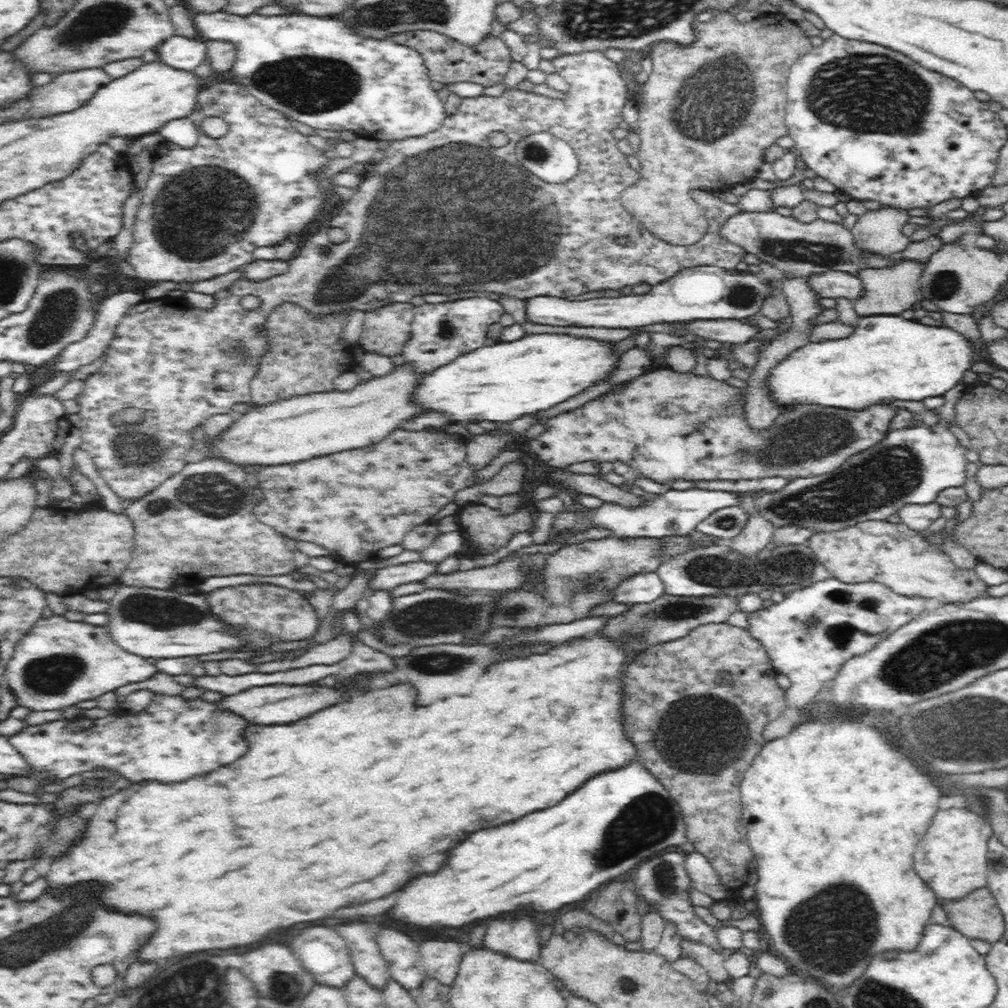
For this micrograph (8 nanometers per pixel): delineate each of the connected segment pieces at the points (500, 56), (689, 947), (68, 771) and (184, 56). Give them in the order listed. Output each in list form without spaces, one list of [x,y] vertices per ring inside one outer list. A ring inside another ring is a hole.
[[[421,30],[394,33],[389,36],[388,40],[416,50],[424,59],[430,81],[444,84],[455,85],[461,82],[471,82],[480,84],[484,88],[490,88],[503,84],[506,74],[510,72],[510,64],[512,64],[508,44],[502,40],[502,36],[492,34],[491,31],[488,32],[488,36],[478,41],[478,44],[463,44],[462,41],[454,40],[444,34]]]
[[[681,940],[680,946],[682,956],[695,960],[700,966],[703,966],[714,982],[725,983],[731,979],[730,974],[724,967],[727,956],[722,952],[718,953],[717,950],[709,946],[703,946],[699,942],[683,942]]]
[[[153,694],[150,704],[136,714],[98,719],[65,718],[29,725],[24,732],[8,740],[26,757],[36,773],[48,771],[64,779],[82,772],[110,770],[130,780],[131,784],[180,784],[216,772],[248,754],[250,742],[246,732],[256,724],[240,713],[198,697],[188,700],[180,695]]]
[[[172,36],[154,49],[158,60],[174,71],[193,73],[206,60],[206,44],[200,37],[195,39]]]

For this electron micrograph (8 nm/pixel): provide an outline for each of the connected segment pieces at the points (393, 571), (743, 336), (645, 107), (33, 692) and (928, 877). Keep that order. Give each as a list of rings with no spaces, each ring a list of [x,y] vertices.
[[[430,561],[408,562],[379,569],[371,583],[371,590],[392,590],[402,584],[424,583],[428,576],[439,574],[440,563]]]
[[[748,317],[735,319],[710,319],[690,321],[694,338],[742,344],[752,340],[762,332],[760,326],[754,326]]]
[[[718,10],[710,20],[692,24],[691,30],[695,40],[691,44],[682,45],[664,40],[649,48],[648,58],[653,64],[652,74],[640,91],[633,95],[640,115],[640,144],[635,156],[641,163],[641,180],[622,193],[621,201],[626,210],[640,221],[640,224],[652,231],[652,234],[658,234],[658,237],[662,237],[671,245],[688,246],[698,242],[707,233],[709,226],[702,226],[703,208],[692,198],[690,191],[726,190],[734,184],[751,180],[757,176],[757,170],[764,162],[766,149],[775,144],[779,137],[786,135],[786,68],[790,68],[790,64],[798,60],[798,52],[806,52],[806,48],[810,48],[806,32],[802,32],[802,28],[798,28],[798,24],[794,22],[786,20],[782,14],[760,16],[754,22],[740,22],[736,14]]]
[[[52,614],[34,624],[32,631],[18,642],[12,657],[5,668],[4,682],[12,687],[20,706],[33,711],[66,709],[125,684],[150,680],[159,672],[148,660],[114,646],[104,626],[68,622]]]
[[[940,810],[928,828],[918,852],[914,854],[914,870],[932,888],[942,906],[986,887],[989,858],[987,842],[993,836],[990,825],[981,816],[968,810]]]

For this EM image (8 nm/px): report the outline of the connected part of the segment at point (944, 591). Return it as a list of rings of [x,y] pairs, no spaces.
[[[870,520],[842,530],[834,530],[834,532],[816,532],[807,541],[806,546],[814,552],[817,560],[827,568],[833,578],[845,584],[878,582],[904,596],[918,595],[928,597],[931,602],[954,603],[984,596],[983,593],[990,590],[978,579],[974,569],[958,568],[944,552],[926,543],[919,532],[908,529],[901,523],[890,525],[886,520]]]

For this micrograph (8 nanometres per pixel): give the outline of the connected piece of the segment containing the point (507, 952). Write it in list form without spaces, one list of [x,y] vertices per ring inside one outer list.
[[[531,916],[518,920],[492,920],[484,934],[484,948],[493,954],[519,962],[538,962],[541,958],[539,926]]]

